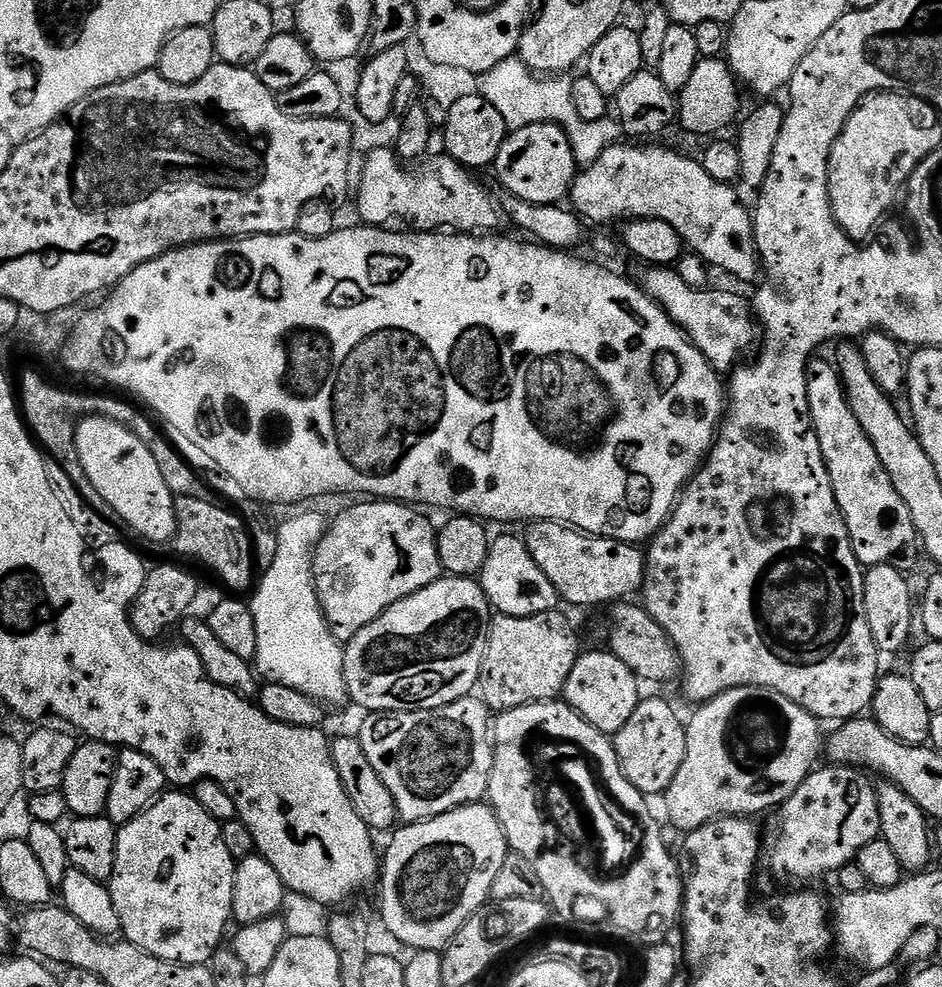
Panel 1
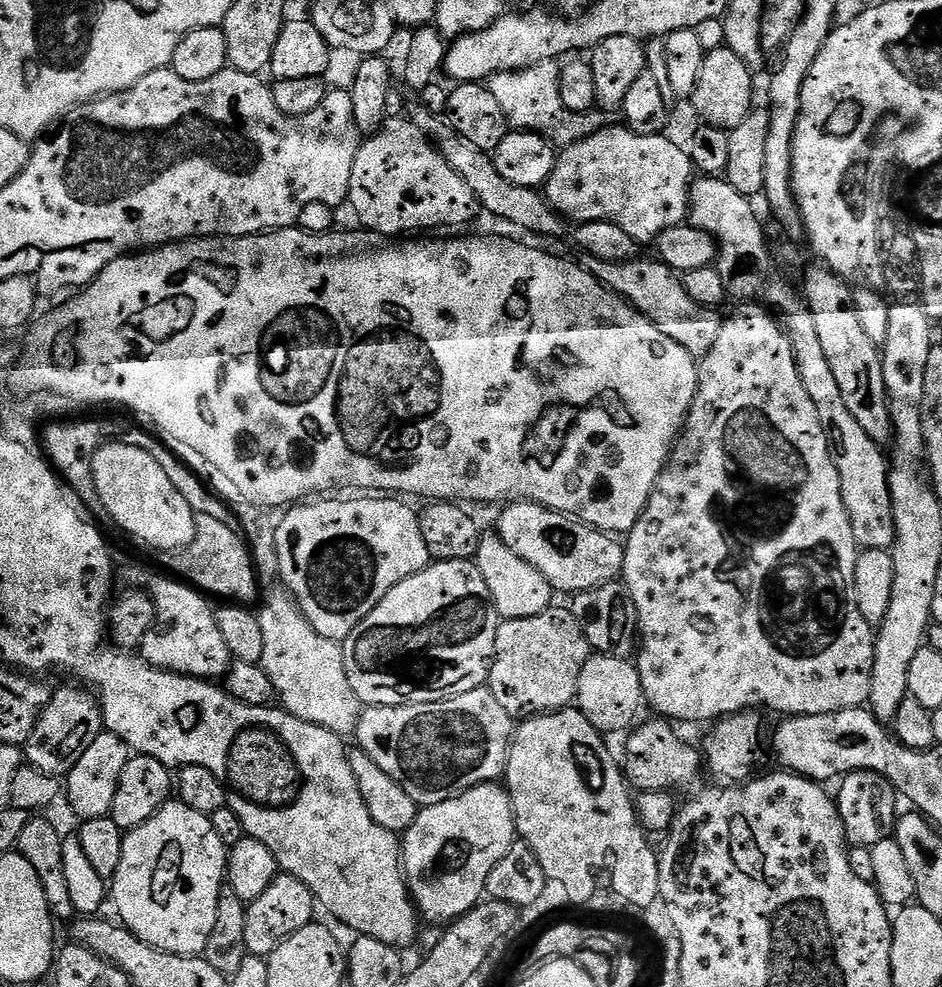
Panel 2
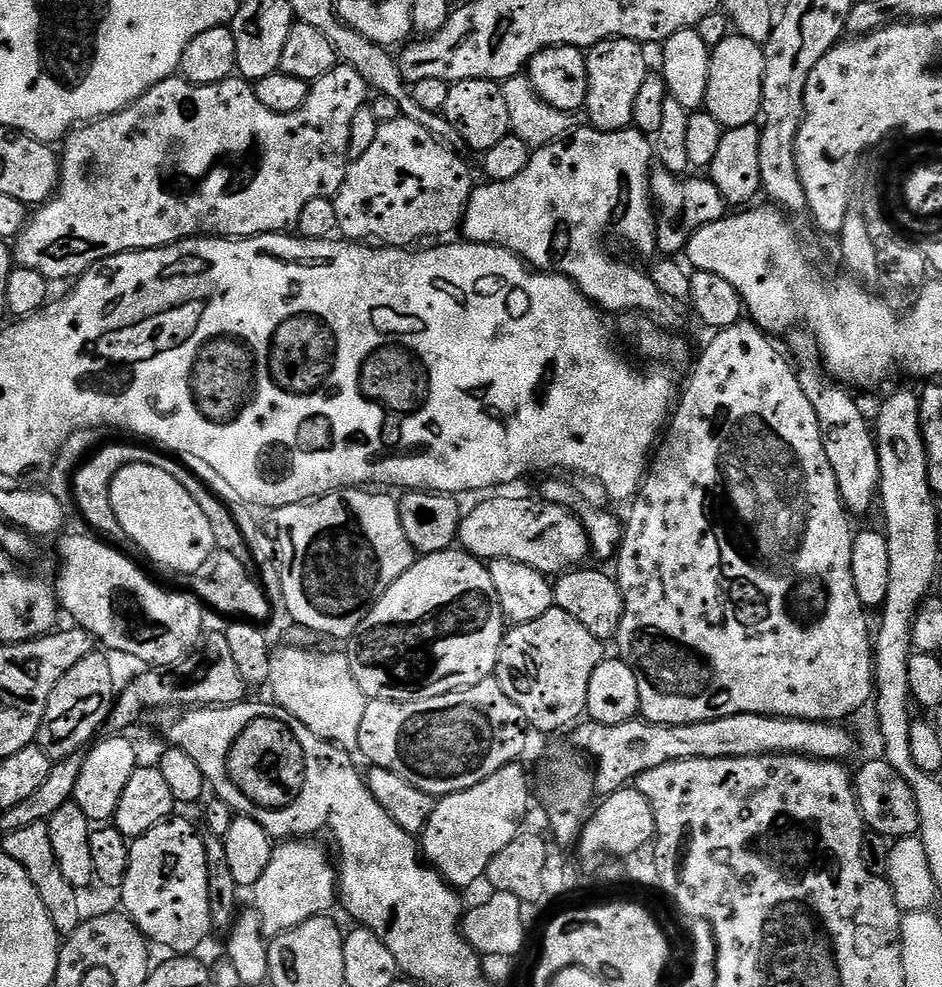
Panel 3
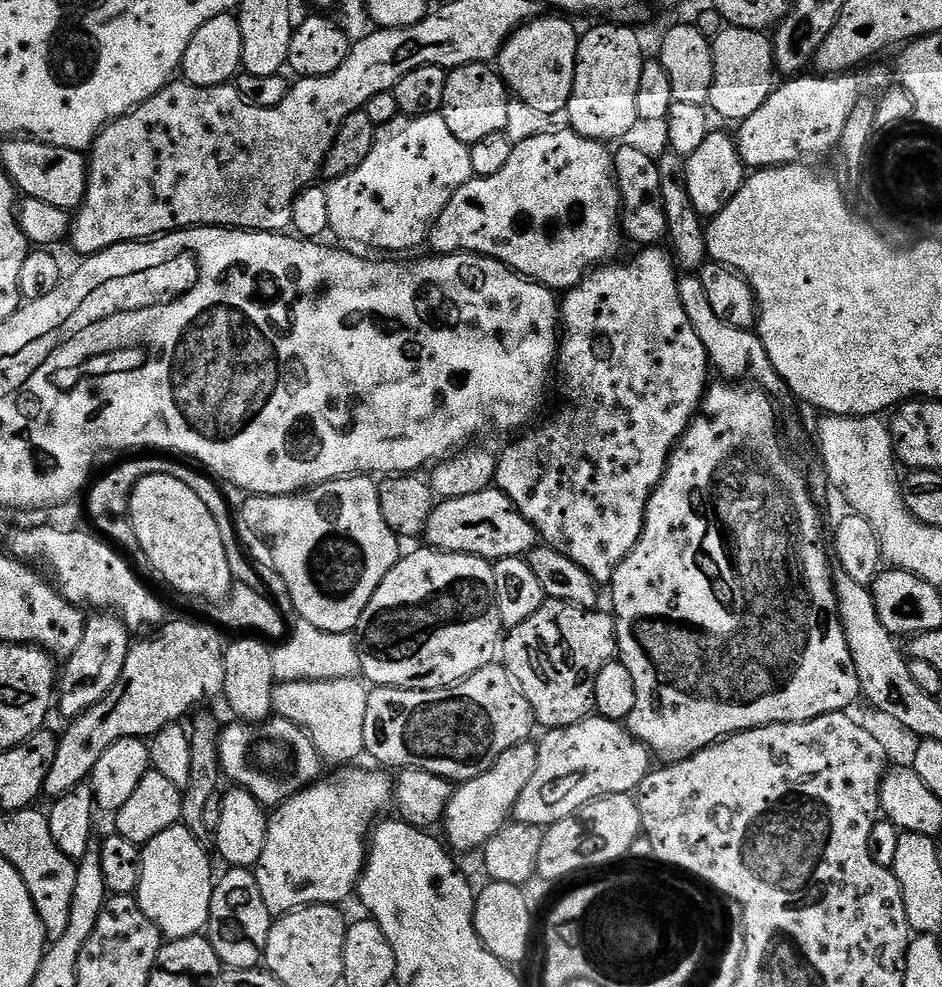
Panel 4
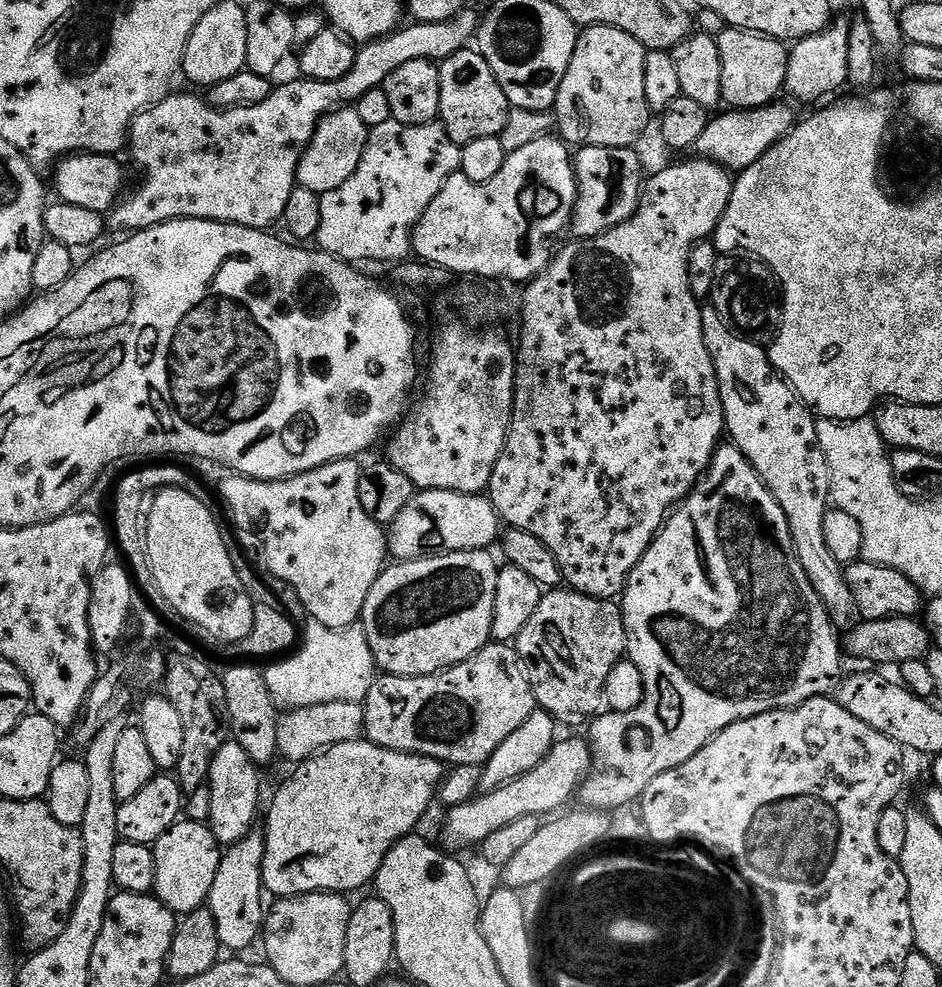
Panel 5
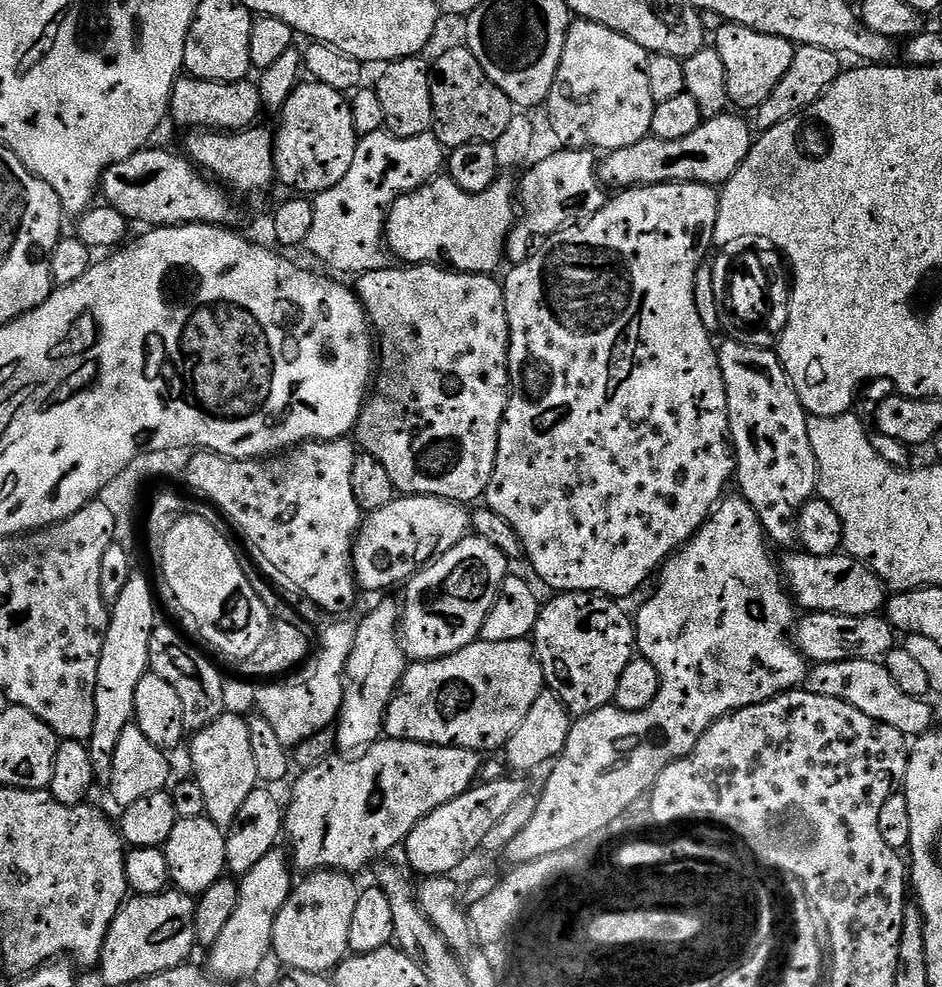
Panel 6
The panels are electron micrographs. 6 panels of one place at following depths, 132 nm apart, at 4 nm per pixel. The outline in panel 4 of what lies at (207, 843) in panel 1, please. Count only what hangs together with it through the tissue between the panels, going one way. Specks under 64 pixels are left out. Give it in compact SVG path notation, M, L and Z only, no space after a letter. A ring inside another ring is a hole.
M181 823L175 824L170 830L162 830L158 838L143 845L140 854L140 881L135 890L136 903L140 905L142 914L158 926L161 937L168 940L199 936L209 927L211 918L211 896L214 885L212 876L212 860L208 857L209 849L196 840L194 834Z

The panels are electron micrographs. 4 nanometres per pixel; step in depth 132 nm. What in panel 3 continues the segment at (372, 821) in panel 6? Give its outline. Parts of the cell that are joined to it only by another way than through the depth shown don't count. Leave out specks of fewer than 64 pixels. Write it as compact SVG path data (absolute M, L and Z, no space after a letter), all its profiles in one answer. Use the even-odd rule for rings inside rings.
M288 838L277 843L272 849L270 863L266 865L266 871L262 878L258 878L254 889L256 903L254 909L260 916L261 930L265 937L275 938L282 932L289 932L294 926L306 922L315 916L331 913L332 907L338 904L338 868L328 857L328 852L316 841L316 838Z

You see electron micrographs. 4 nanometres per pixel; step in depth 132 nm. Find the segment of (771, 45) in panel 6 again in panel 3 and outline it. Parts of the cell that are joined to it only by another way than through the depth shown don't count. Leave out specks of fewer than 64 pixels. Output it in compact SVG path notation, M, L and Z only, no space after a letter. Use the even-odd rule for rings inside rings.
M729 34L716 48L711 49L710 82L706 82L706 98L704 108L725 129L756 124L760 116L762 102L762 82L764 81L764 50L750 38L737 34Z

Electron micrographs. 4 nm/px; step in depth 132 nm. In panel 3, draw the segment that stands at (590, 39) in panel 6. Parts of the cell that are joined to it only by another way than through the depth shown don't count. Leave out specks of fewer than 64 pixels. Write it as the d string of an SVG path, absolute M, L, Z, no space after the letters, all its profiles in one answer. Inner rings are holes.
M603 40L587 49L588 57L588 102L586 113L593 125L603 132L619 132L632 124L634 98L642 82L650 74L645 49L635 40Z

